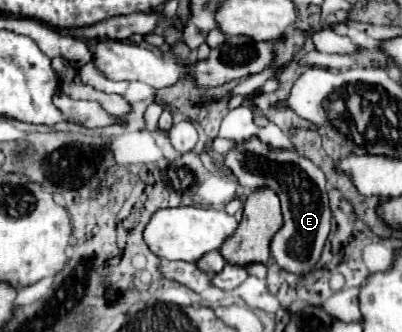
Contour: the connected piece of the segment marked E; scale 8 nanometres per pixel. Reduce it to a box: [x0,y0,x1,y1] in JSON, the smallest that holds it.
[226,138,332,274]

